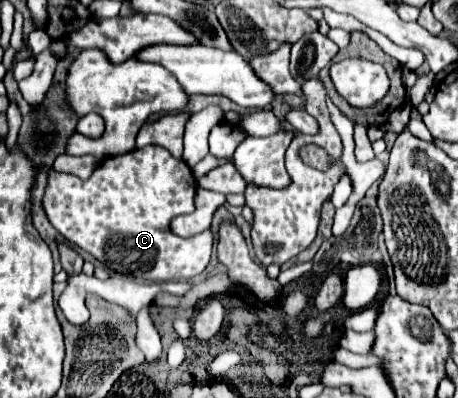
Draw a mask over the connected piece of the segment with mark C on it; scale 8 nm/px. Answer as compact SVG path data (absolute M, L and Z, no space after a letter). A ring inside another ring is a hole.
M146 145L142 149L134 149L124 155L102 159L94 169L94 173L90 175L90 179L86 181L80 181L76 179L76 175L70 173L60 173L50 169L48 185L42 197L42 207L52 227L66 241L88 251L94 259L100 259L100 263L114 269L116 273L158 281L158 283L182 281L182 279L188 281L200 275L210 263L210 255L214 249L214 233L206 229L200 235L176 241L168 225L176 215L194 211L194 195L196 195L196 179L192 177L190 167L182 159L172 157L164 147Z

